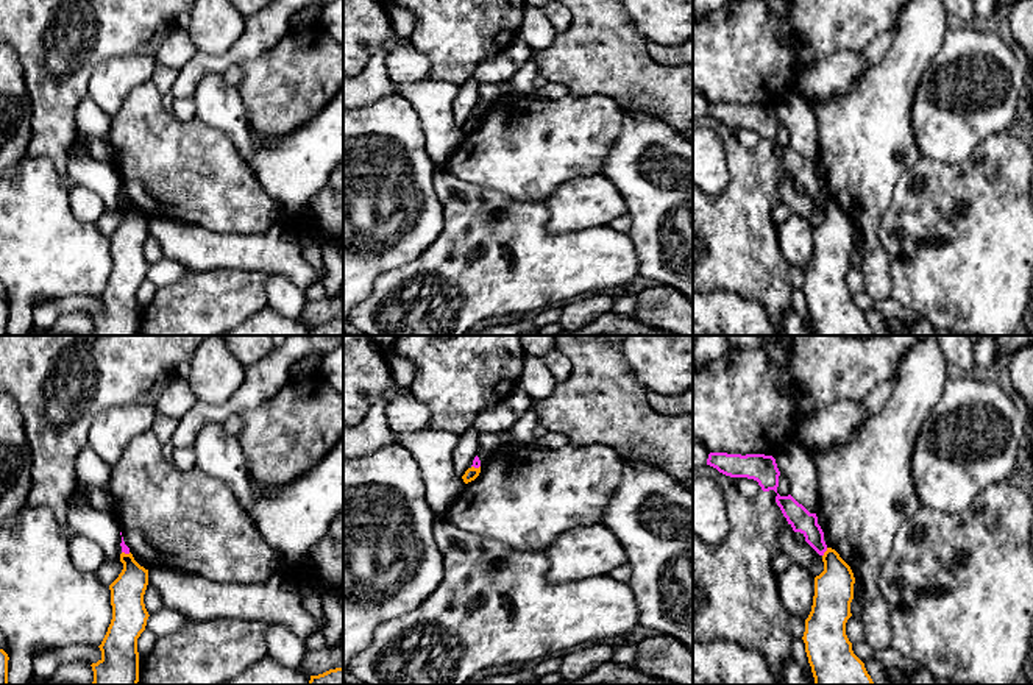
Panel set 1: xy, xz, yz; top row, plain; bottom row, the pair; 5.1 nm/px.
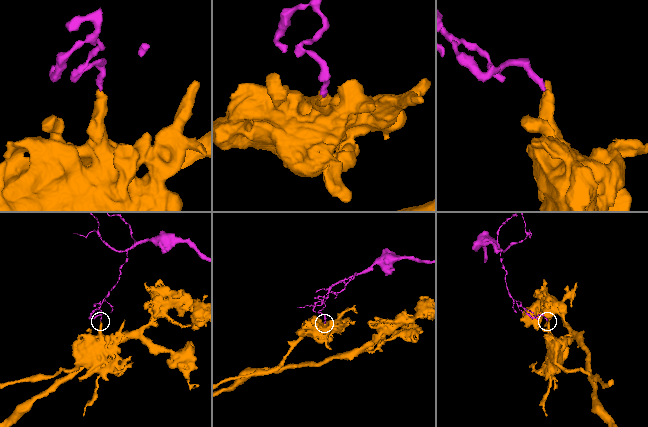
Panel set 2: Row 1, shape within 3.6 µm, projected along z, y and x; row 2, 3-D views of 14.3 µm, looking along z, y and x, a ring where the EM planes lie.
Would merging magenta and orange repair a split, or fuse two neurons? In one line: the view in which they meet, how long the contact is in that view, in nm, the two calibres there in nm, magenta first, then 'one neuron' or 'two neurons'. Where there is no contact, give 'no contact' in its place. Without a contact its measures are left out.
yz | 50 nm | 120/200 nm | two neurons

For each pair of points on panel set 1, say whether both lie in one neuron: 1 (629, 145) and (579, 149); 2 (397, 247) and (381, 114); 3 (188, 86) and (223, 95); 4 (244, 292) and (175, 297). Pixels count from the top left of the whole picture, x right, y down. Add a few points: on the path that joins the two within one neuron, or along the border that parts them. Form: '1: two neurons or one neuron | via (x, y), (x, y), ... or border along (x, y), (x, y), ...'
1: two neurons | border along (624, 113), (620, 133), (599, 172)
2: one neuron | via (381, 214), (381, 147)
3: two neurons | border along (222, 72), (208, 72), (191, 94)
4: one neuron | via (227, 297), (192, 297)

